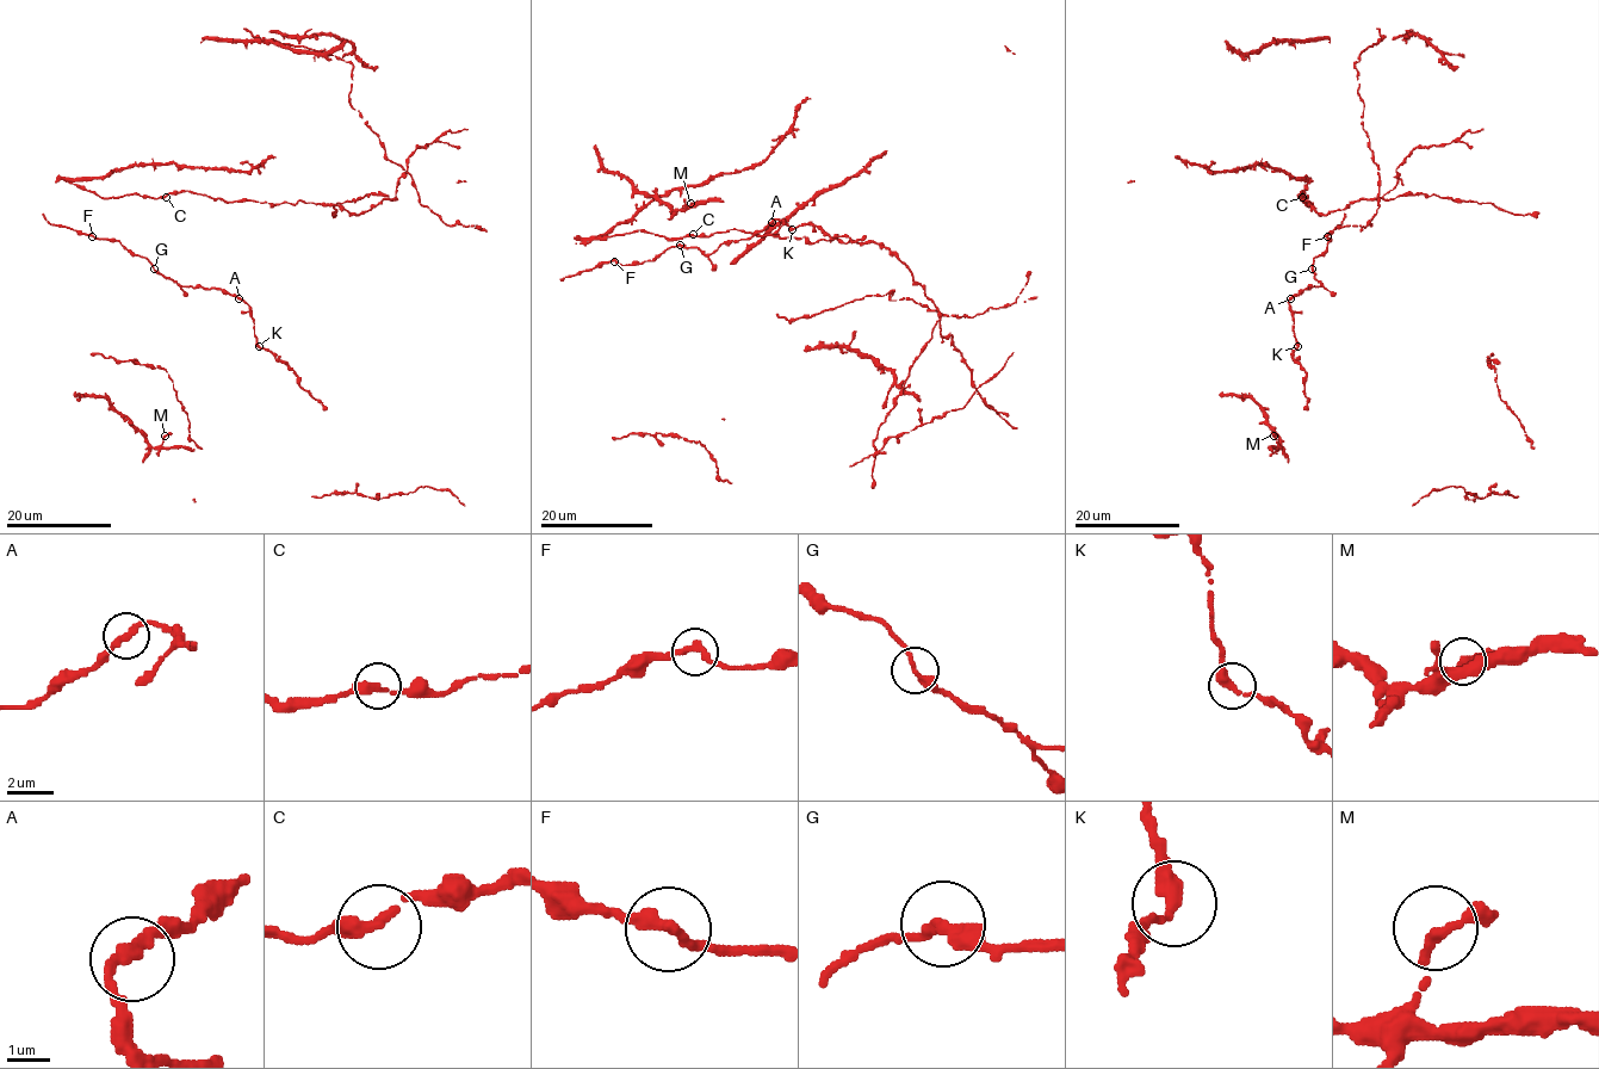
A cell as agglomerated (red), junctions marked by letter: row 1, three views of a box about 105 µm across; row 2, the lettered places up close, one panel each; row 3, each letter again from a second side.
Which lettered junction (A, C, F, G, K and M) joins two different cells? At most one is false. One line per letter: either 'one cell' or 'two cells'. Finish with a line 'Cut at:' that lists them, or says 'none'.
A: one cell
C: one cell
F: one cell
G: one cell
K: one cell
M: one cell
Cut at: none

